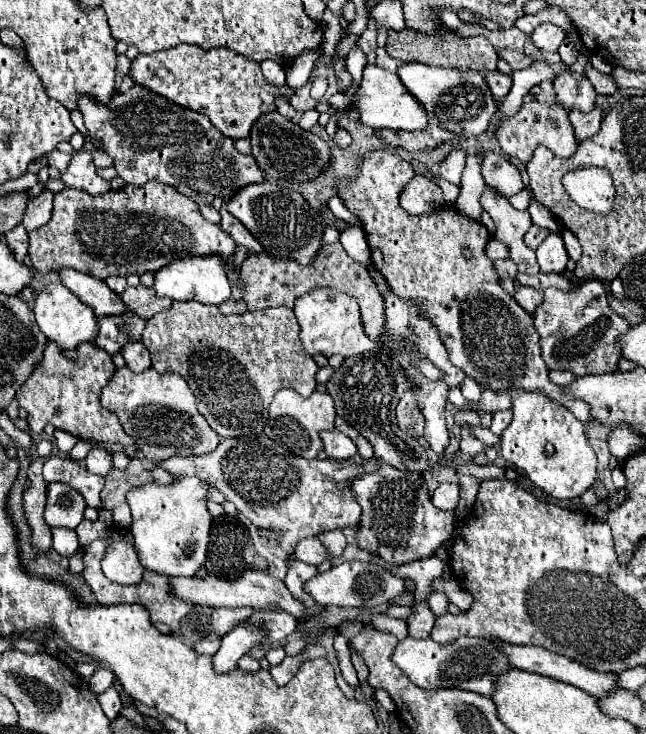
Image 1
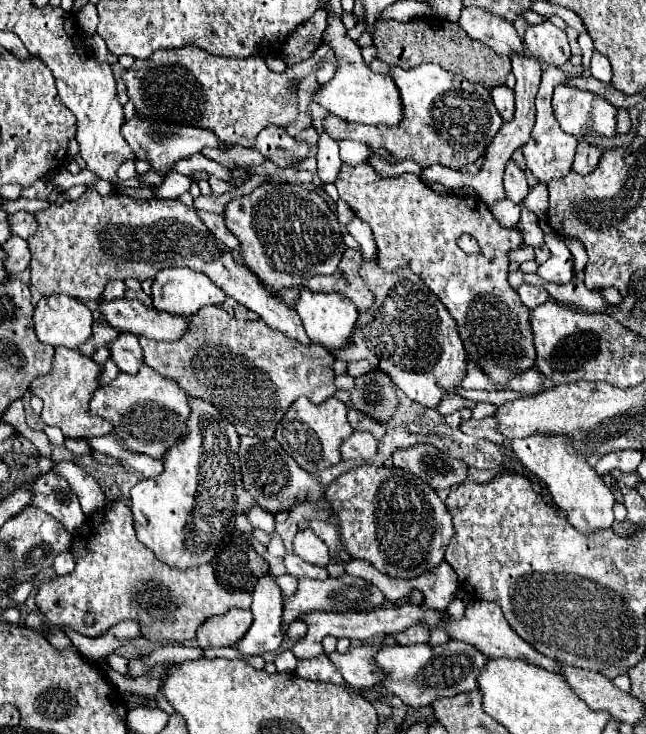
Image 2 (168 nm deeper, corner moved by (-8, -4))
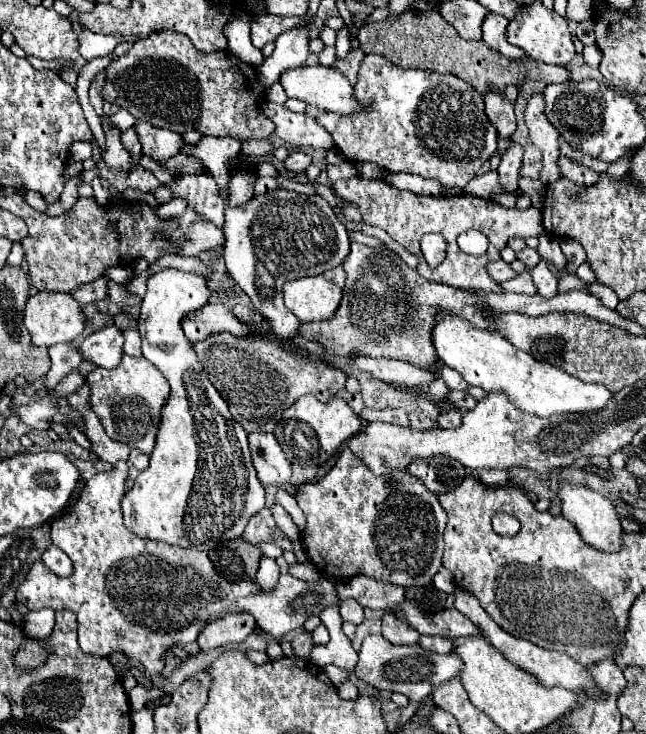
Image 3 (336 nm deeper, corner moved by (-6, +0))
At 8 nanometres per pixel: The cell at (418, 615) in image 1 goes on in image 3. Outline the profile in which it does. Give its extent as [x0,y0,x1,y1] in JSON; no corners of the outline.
[383,615,419,645]

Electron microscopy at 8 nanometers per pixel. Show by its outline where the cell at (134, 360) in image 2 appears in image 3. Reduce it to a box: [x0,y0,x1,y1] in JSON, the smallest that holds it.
[79,325,123,367]

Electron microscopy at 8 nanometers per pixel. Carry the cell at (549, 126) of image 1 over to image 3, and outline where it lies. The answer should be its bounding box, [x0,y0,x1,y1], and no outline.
[525,95,559,185]

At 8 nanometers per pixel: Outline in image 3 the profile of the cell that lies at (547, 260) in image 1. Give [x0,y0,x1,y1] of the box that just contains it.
[531,261,557,299]

